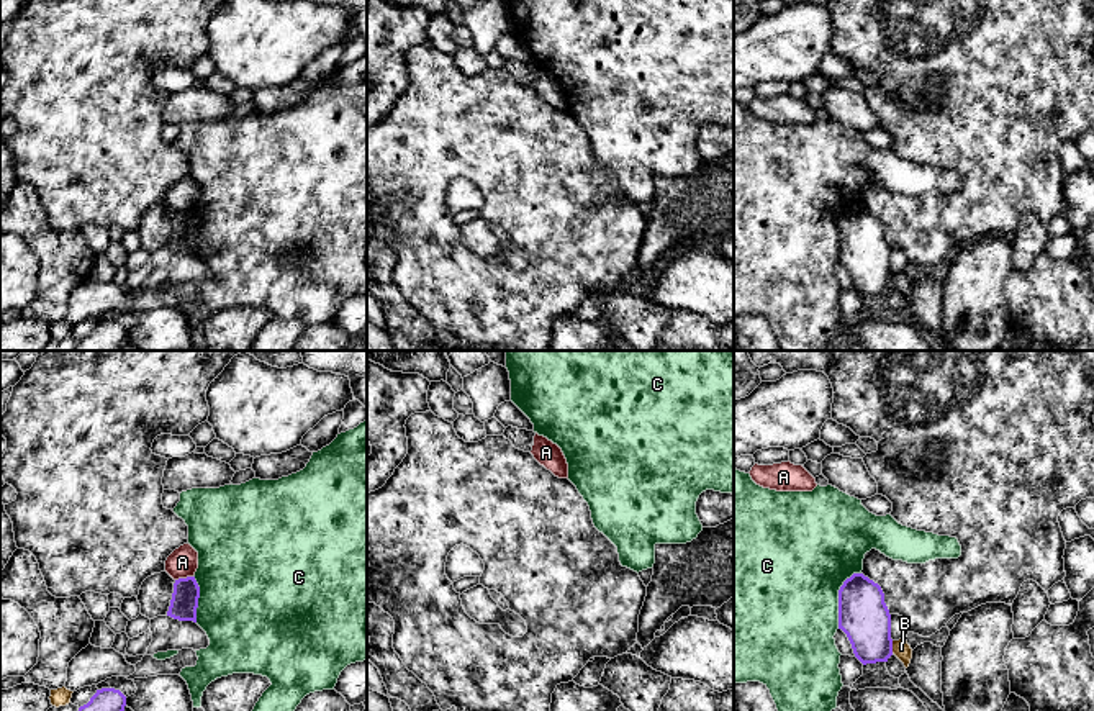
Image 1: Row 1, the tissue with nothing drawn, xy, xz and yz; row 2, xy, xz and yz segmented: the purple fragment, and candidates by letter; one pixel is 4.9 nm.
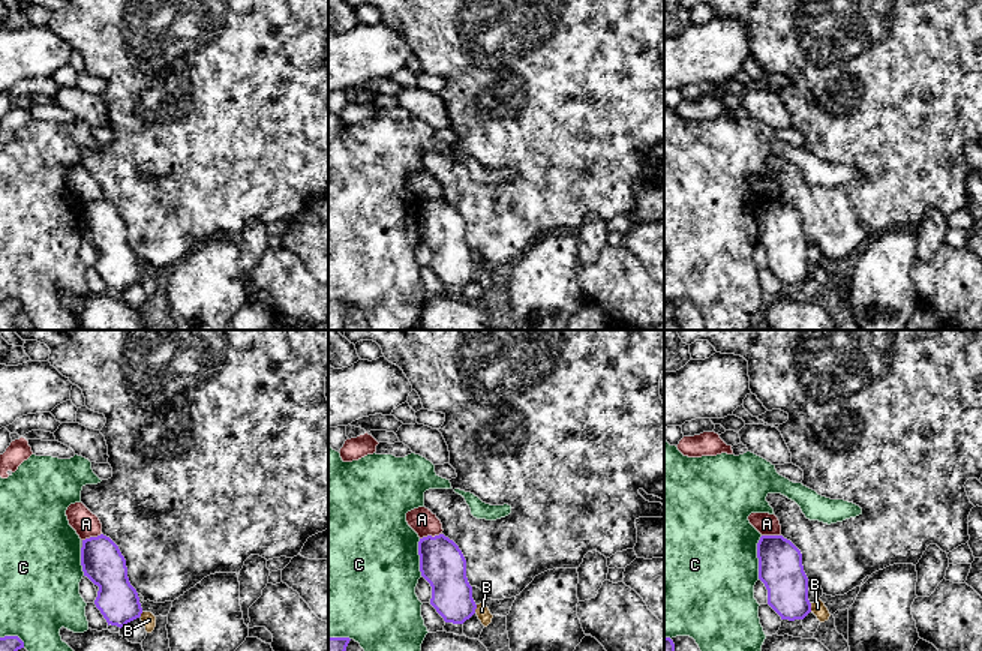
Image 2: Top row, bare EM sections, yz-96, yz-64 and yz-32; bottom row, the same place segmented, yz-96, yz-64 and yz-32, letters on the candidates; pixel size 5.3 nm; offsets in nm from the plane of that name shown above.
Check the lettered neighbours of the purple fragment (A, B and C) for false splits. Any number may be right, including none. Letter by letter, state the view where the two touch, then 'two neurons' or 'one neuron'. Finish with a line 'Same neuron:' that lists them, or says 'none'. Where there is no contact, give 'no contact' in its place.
A: xy | two neurons
B: yz | two neurons
C: yz | two neurons
Same neuron: none

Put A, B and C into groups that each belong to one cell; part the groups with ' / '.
A / B / C

